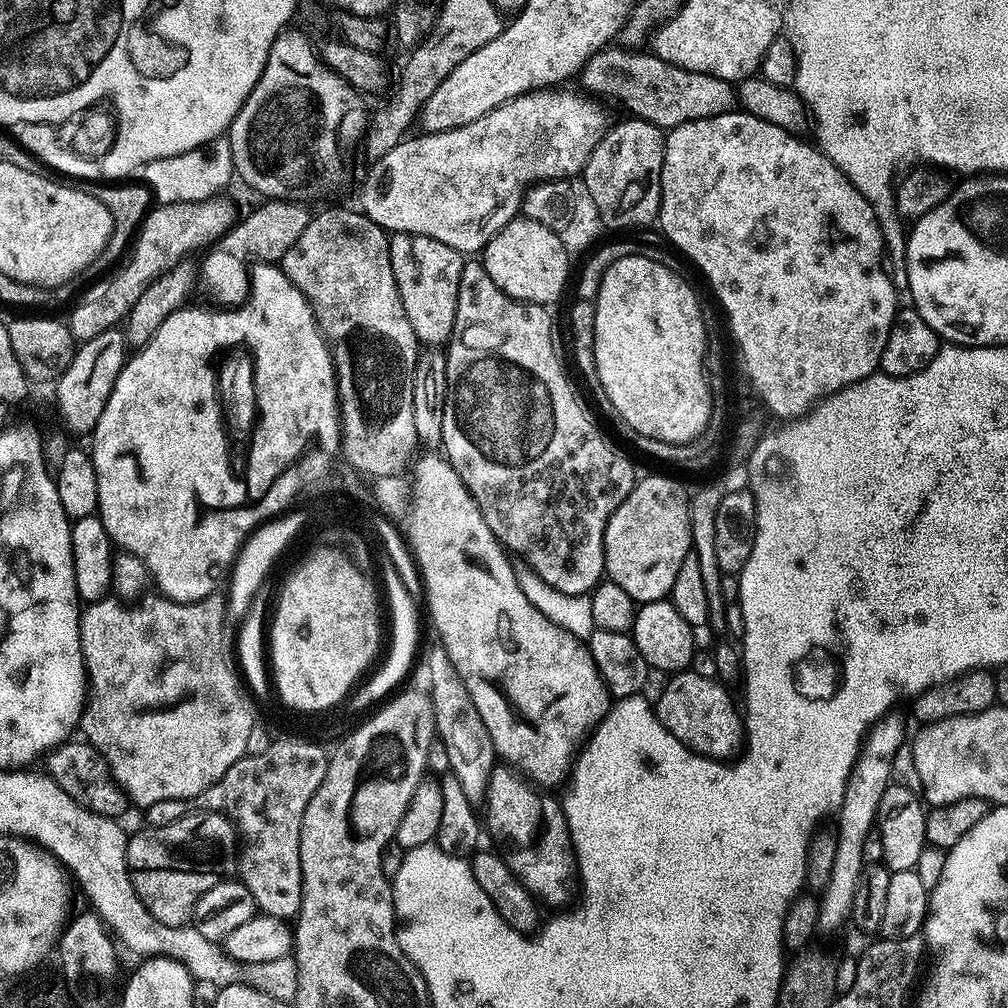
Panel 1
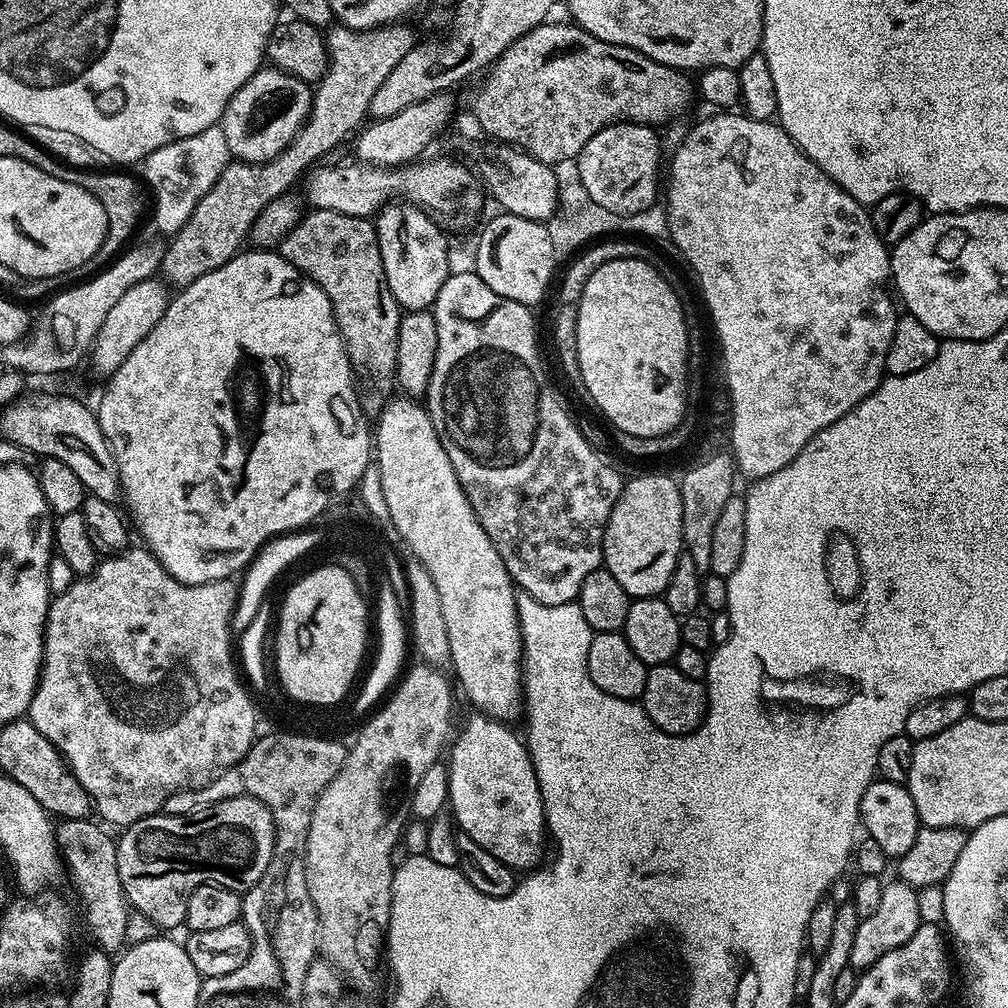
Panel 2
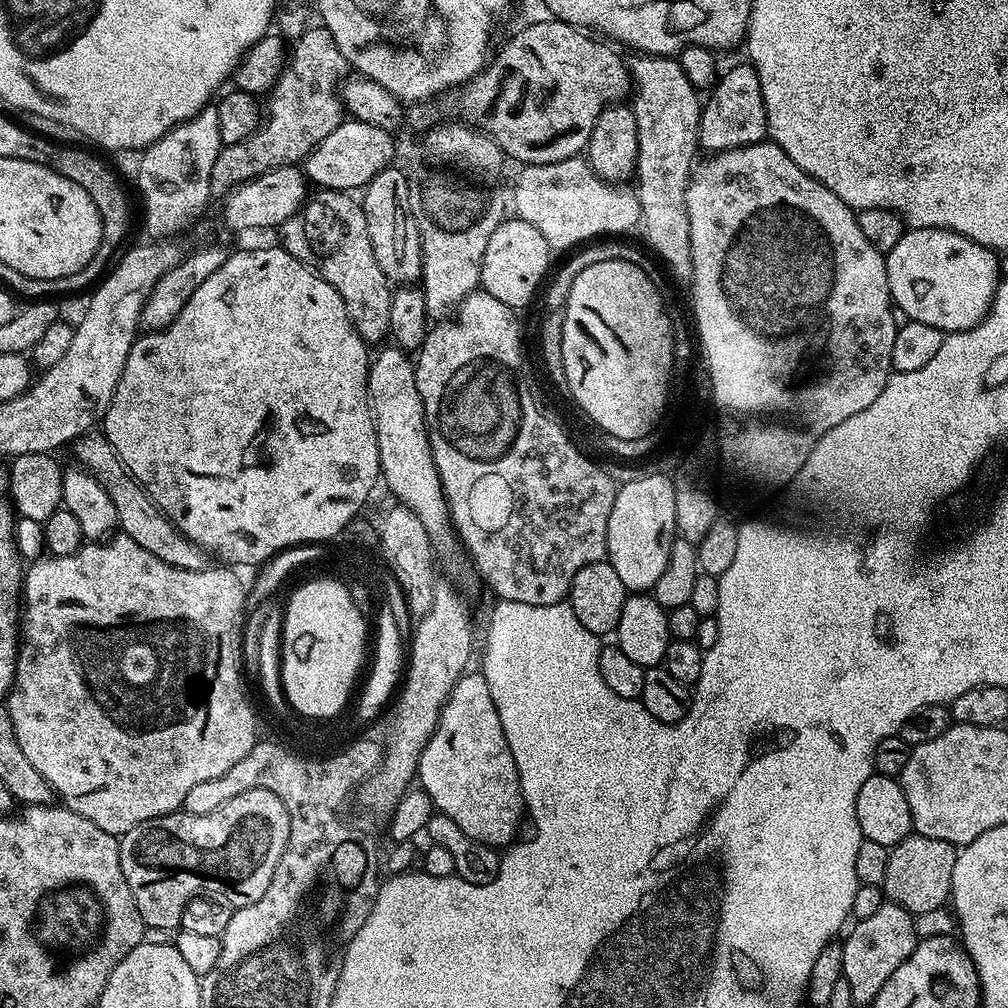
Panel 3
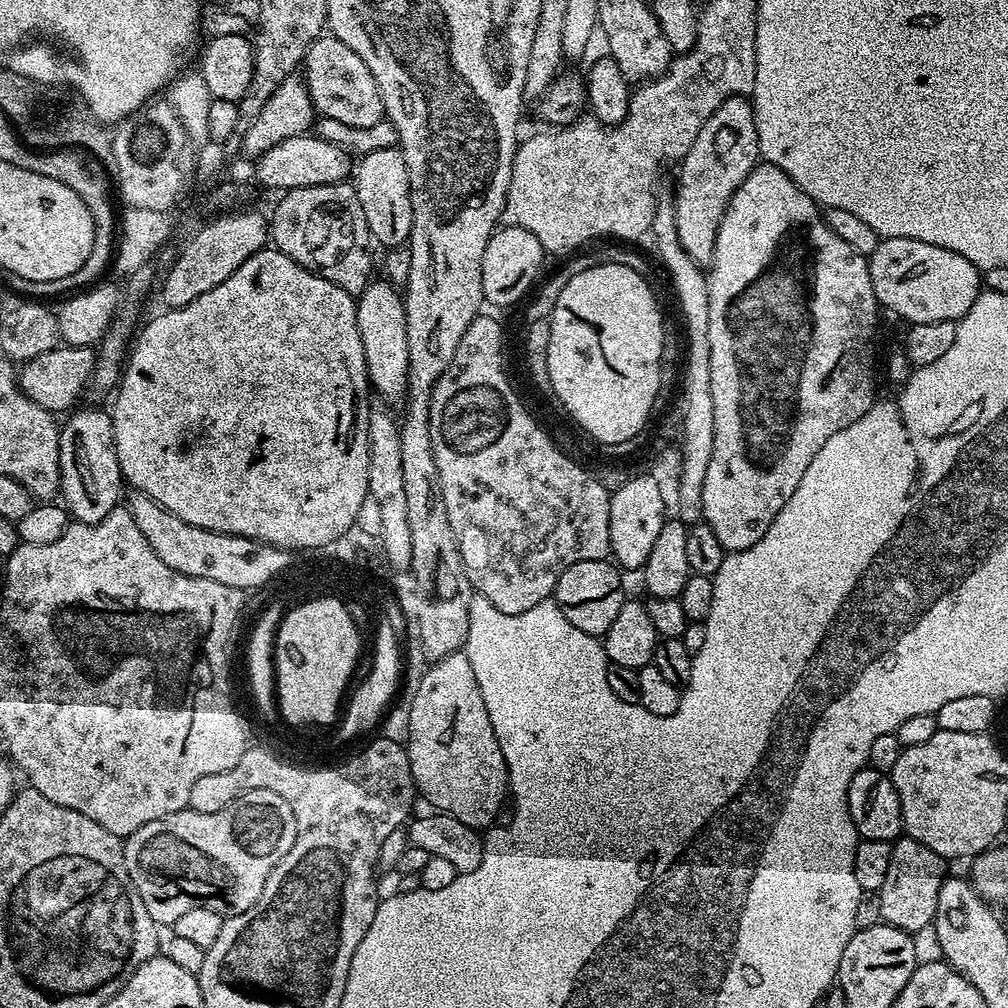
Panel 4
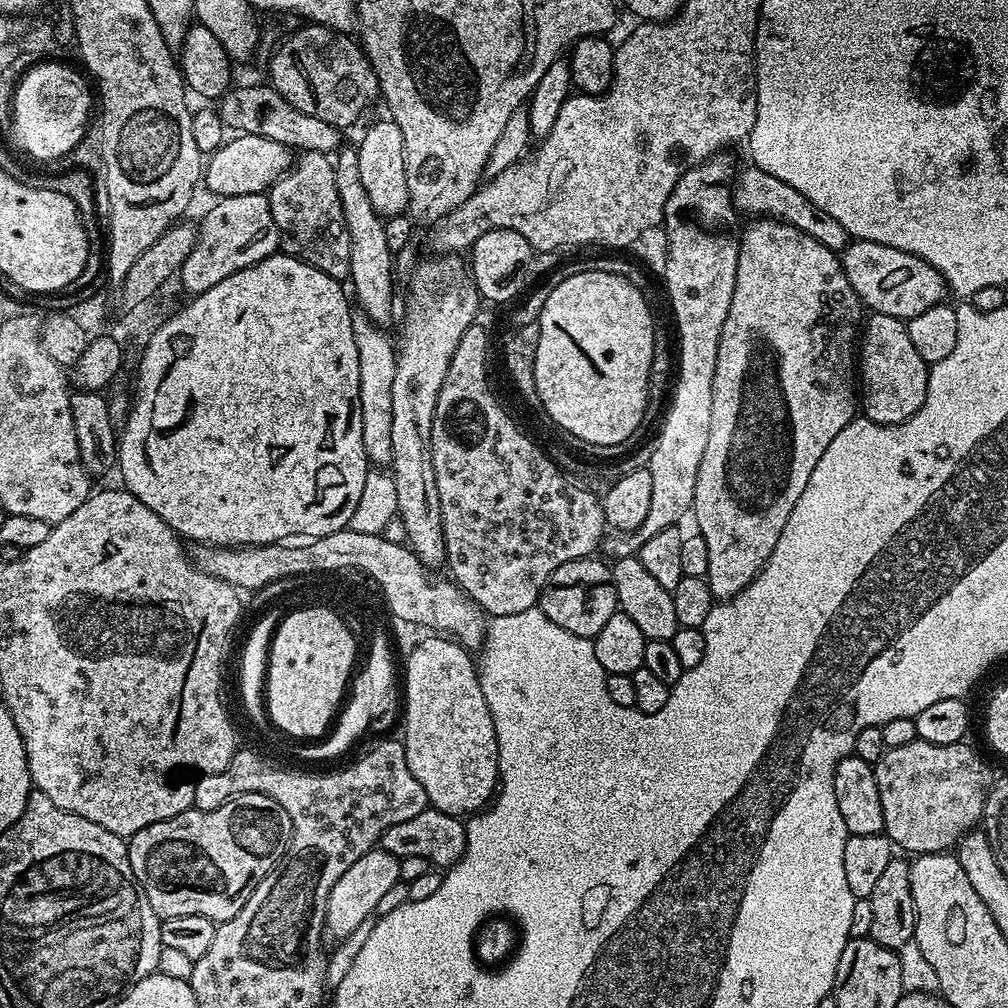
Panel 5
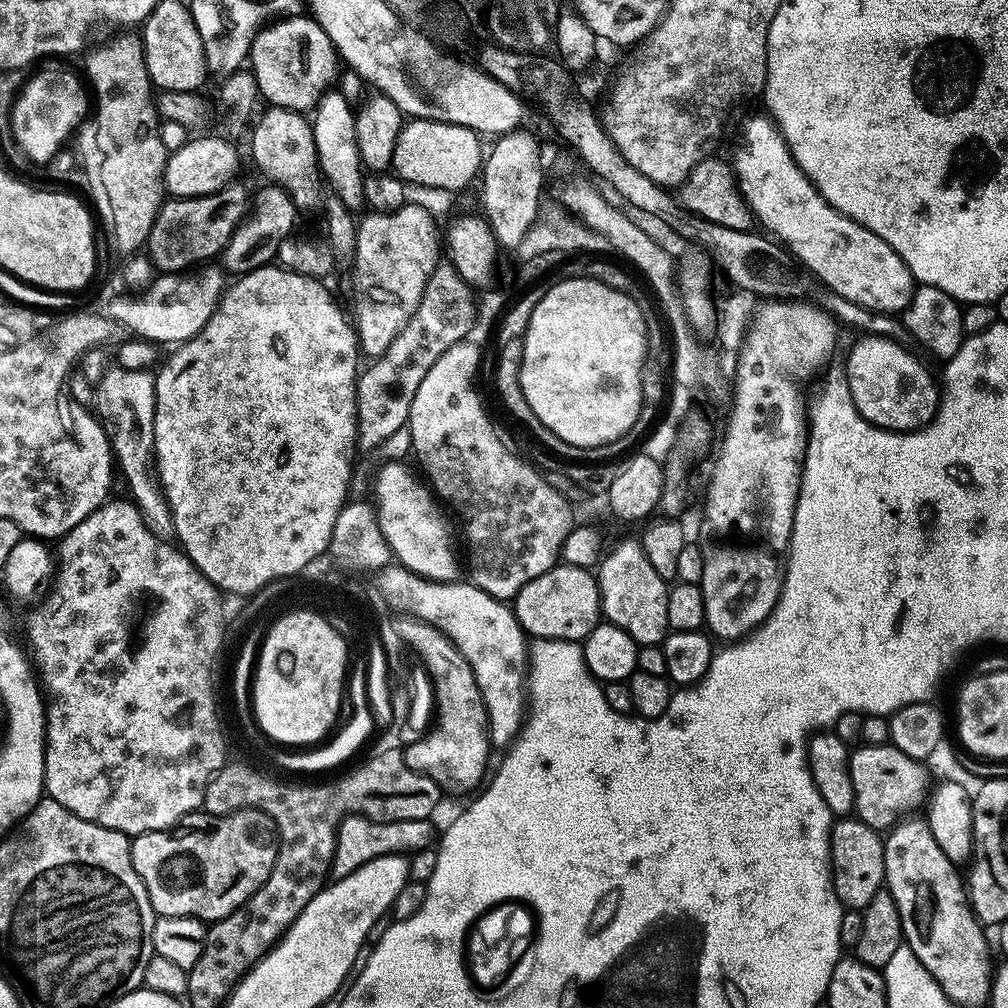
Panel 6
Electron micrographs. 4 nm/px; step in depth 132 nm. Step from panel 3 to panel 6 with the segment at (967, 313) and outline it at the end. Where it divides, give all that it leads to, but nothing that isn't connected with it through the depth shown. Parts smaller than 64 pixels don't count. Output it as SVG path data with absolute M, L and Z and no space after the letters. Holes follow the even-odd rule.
M767 115L756 116L745 126L744 145L736 152L734 171L744 200L747 201L753 215L759 221L761 219L763 226L769 228L766 230L828 287L829 293L840 295L846 298L847 302L856 303L871 312L903 313L914 291L914 281L906 262L902 262L902 258L898 258L898 254L894 254L894 250L890 250L890 246L886 246L886 242L882 242L878 234L846 218L821 198L806 178L804 171L794 162L779 130Z

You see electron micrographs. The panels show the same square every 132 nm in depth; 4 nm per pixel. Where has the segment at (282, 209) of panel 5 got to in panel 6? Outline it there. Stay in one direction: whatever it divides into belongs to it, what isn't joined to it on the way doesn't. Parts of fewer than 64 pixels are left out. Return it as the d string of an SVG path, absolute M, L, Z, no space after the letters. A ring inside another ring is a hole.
M269 107L267 111L259 113L260 121L252 132L253 162L268 179L265 181L281 188L292 199L297 209L319 209L322 204L322 173L309 117L303 112L291 112L289 108Z

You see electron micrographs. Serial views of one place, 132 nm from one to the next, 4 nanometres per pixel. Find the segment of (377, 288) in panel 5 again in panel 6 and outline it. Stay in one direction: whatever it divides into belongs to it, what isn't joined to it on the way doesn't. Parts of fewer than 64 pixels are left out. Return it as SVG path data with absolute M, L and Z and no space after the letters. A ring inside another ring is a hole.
M337 90L325 93L314 109L310 123L314 134L314 146L318 154L323 179L332 189L331 195L353 210L359 209L364 201L365 169L360 163L360 151L356 141L356 112L348 105L348 100Z

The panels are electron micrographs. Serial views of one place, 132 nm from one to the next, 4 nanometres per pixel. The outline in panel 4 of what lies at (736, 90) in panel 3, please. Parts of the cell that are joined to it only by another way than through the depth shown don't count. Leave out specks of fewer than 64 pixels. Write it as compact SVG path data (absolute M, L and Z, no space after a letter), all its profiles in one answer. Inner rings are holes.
M731 96L706 118L706 126L698 130L694 146L679 161L680 177L676 180L674 203L678 238L696 263L704 266L714 254L718 238L718 226L728 208L730 198L742 186L742 182L756 169L761 159L758 146L758 126L754 122L751 99Z

